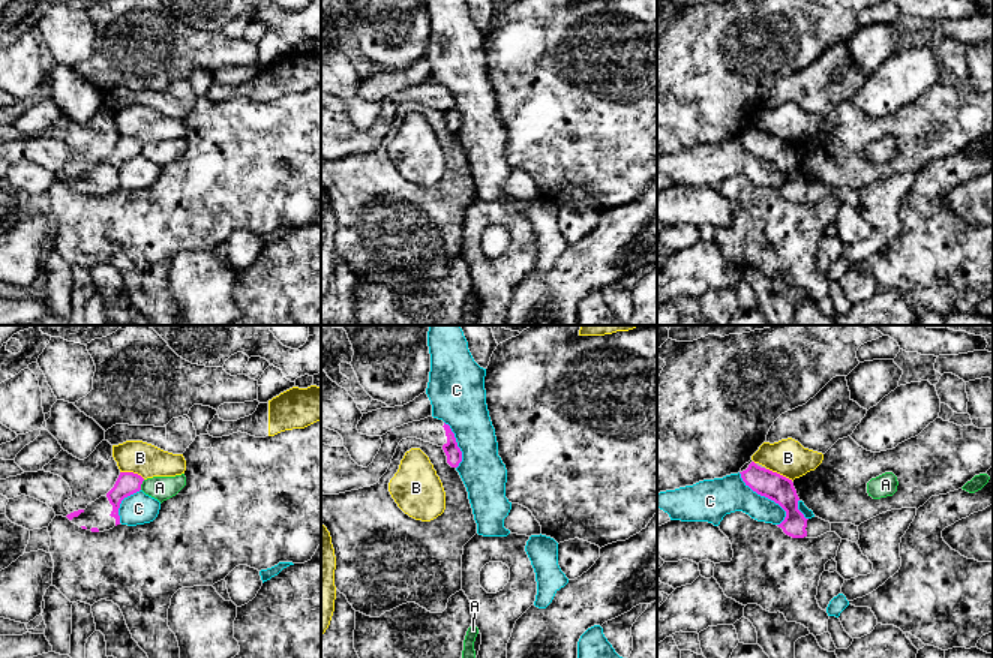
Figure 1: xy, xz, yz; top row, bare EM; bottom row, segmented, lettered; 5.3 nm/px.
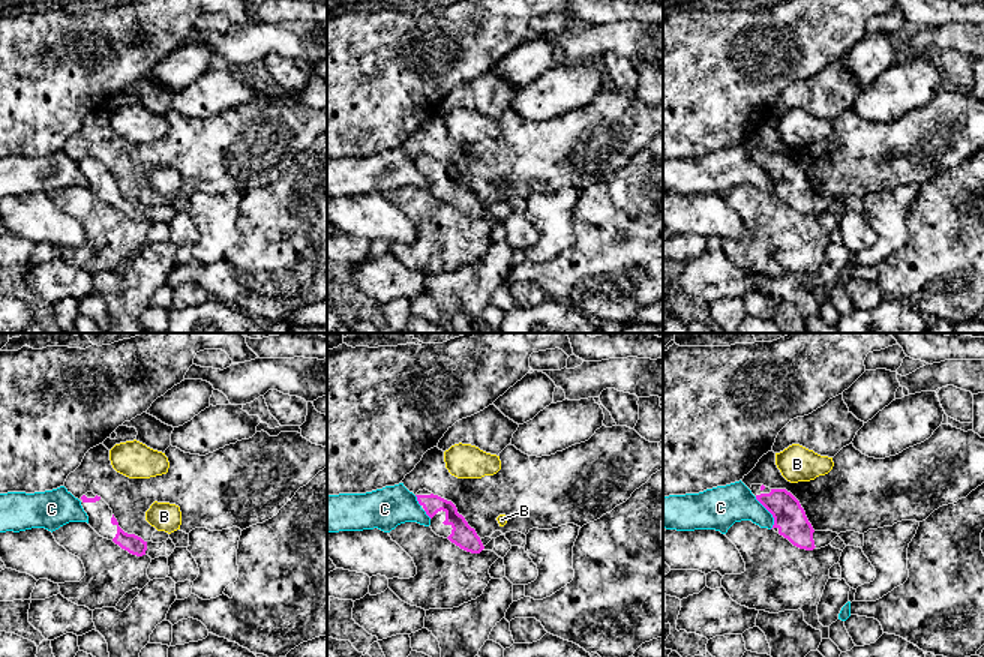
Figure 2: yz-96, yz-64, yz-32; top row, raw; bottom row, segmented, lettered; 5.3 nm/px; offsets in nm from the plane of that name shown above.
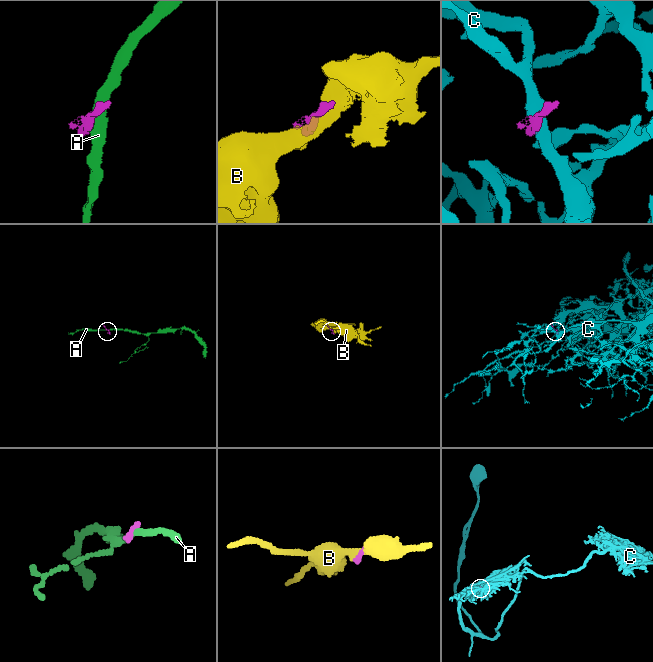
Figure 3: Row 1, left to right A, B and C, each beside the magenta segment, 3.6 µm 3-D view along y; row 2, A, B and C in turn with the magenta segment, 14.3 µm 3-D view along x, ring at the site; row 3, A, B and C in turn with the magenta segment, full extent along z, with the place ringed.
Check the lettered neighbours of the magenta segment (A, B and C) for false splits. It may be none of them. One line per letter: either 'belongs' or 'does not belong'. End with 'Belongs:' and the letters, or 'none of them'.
A: does not belong
B: does not belong
C: does not belong
Belongs: none of them

